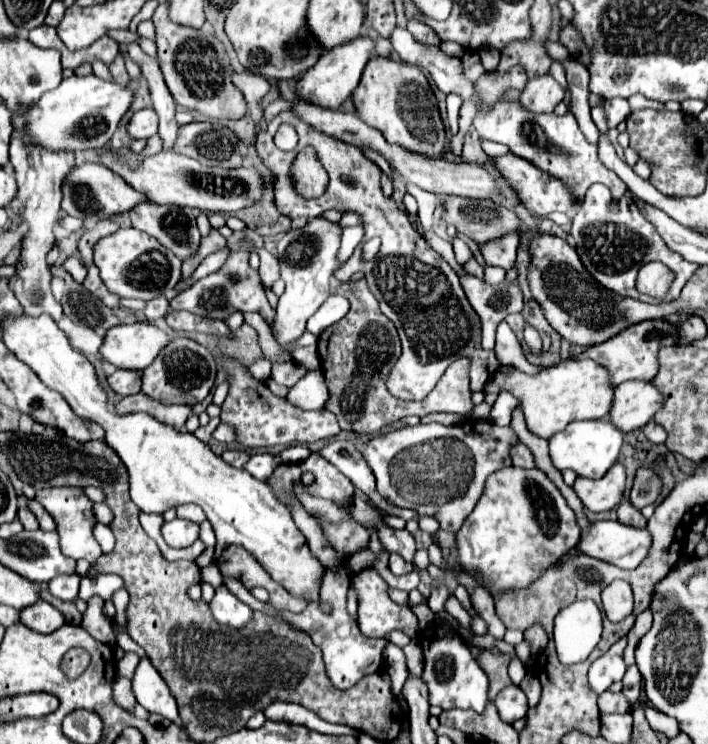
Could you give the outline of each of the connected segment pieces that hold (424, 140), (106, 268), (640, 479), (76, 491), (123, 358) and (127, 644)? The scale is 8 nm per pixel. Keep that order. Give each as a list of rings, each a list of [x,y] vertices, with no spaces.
[[[386,58],[370,60],[358,88],[352,94],[352,100],[360,118],[368,126],[380,130],[390,144],[398,144],[414,154],[424,154],[428,158],[438,158],[446,152],[448,136],[440,118],[438,102],[420,68]]]
[[[120,228],[94,246],[94,264],[110,292],[120,298],[152,300],[160,294],[168,294],[176,286],[182,260],[172,250],[166,250],[166,246],[162,246],[154,236],[136,228]]]
[[[642,468],[636,474],[636,480],[634,480],[634,486],[632,486],[632,492],[630,492],[630,502],[636,508],[644,508],[644,506],[656,502],[660,488],[662,488],[662,482],[654,474],[654,470]]]
[[[48,488],[48,490],[38,490],[36,500],[50,512],[58,526],[58,536],[60,536],[60,548],[64,556],[70,556],[74,560],[86,558],[90,564],[98,560],[102,554],[98,542],[92,536],[92,528],[96,524],[96,518],[92,514],[92,502],[82,494],[82,488]]]
[[[136,322],[128,326],[114,326],[108,330],[100,354],[116,368],[144,370],[172,340],[170,332],[150,324]]]
[[[118,634],[118,638],[116,638],[116,642],[118,642],[118,646],[124,650],[124,652],[134,652],[134,654],[138,654],[140,658],[146,658],[146,652],[128,636],[128,634]]]

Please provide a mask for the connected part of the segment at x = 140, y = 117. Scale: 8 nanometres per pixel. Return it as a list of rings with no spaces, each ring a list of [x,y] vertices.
[[[144,108],[140,112],[136,112],[128,124],[128,134],[136,140],[136,138],[144,138],[148,140],[150,136],[154,136],[158,132],[158,116],[154,114],[152,108]]]

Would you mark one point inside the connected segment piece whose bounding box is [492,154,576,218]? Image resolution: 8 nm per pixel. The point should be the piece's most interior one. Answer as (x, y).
(541, 194)

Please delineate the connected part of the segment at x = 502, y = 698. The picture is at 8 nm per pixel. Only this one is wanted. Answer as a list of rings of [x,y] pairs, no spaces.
[[[506,686],[504,690],[498,692],[496,700],[494,700],[496,708],[498,708],[498,714],[504,722],[512,724],[520,718],[526,716],[528,712],[528,702],[526,702],[526,694],[518,688],[518,686]]]

